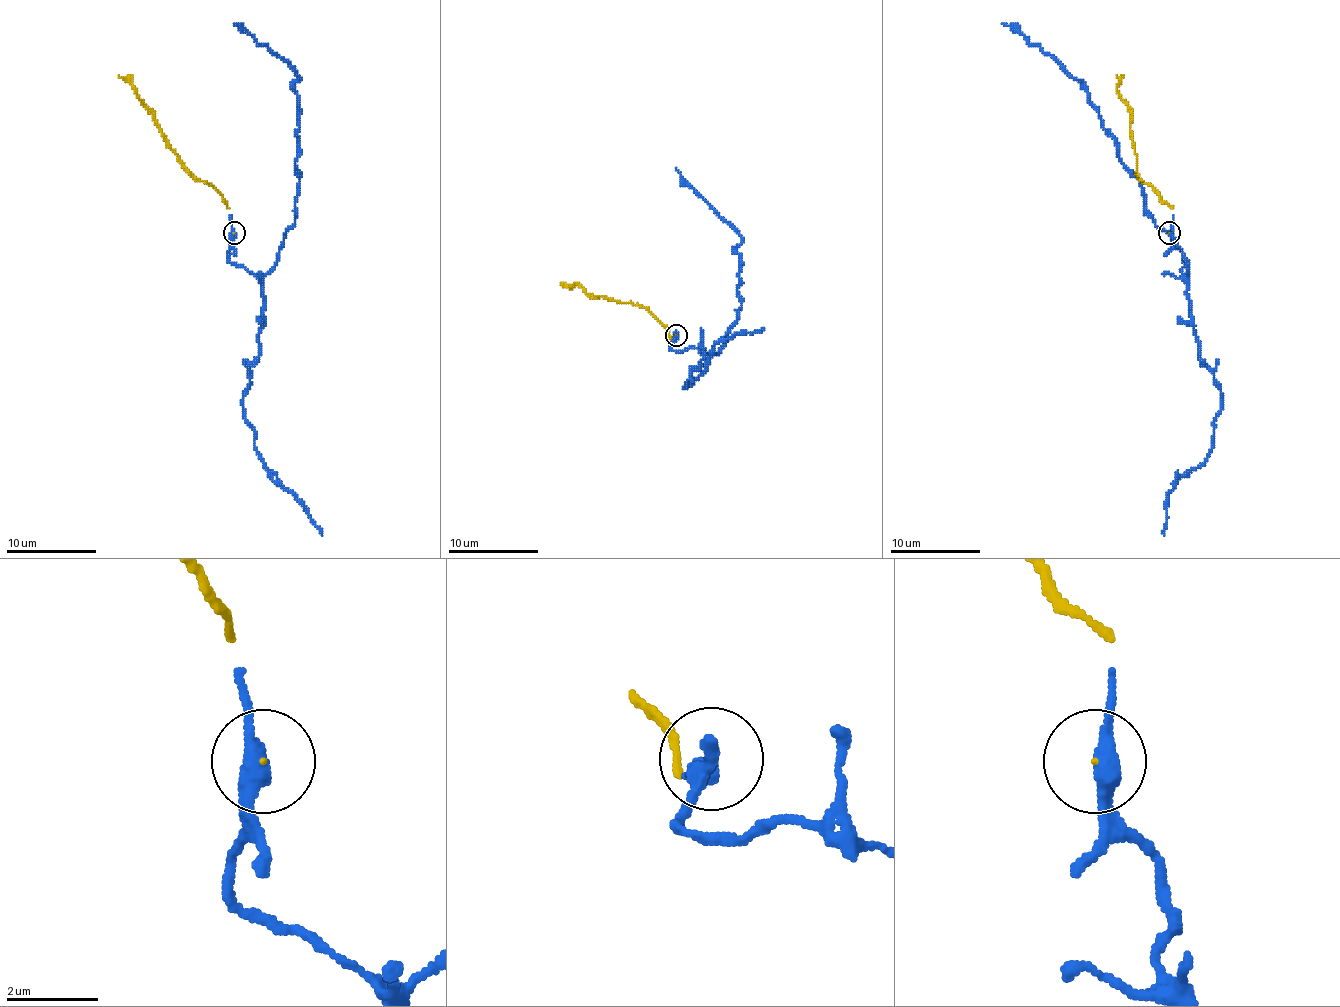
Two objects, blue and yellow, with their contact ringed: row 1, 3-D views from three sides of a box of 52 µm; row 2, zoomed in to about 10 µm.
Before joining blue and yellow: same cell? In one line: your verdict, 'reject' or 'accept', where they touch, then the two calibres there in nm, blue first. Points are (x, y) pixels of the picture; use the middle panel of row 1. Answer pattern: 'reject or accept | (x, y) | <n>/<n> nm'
accept | (676, 335) | 380/20 nm

